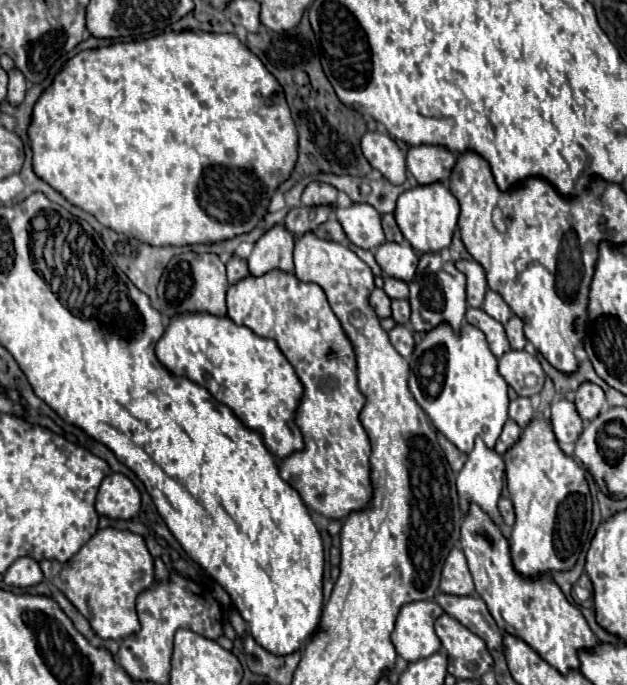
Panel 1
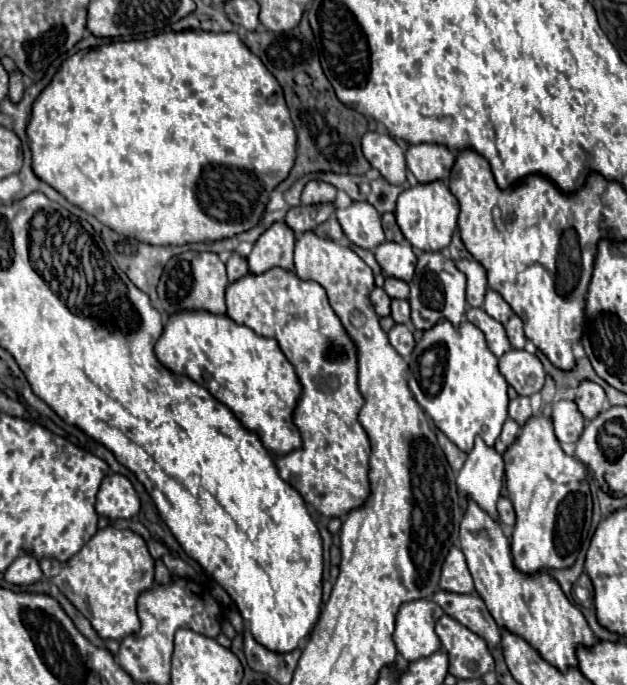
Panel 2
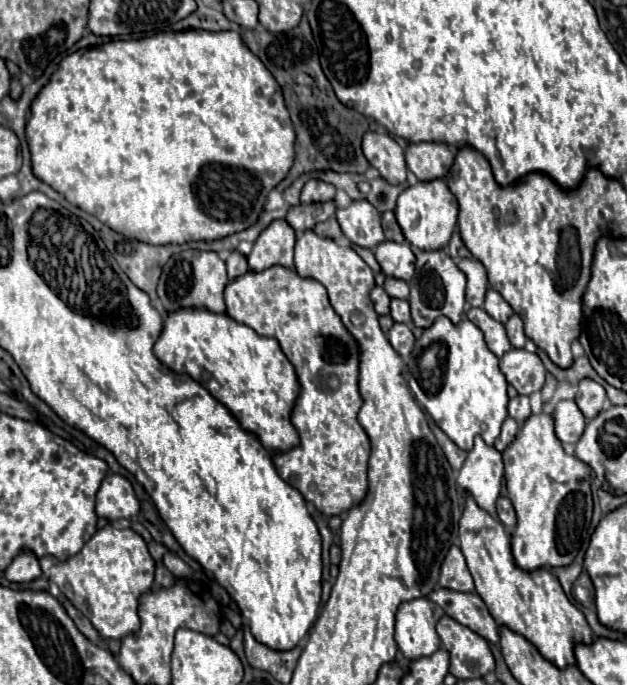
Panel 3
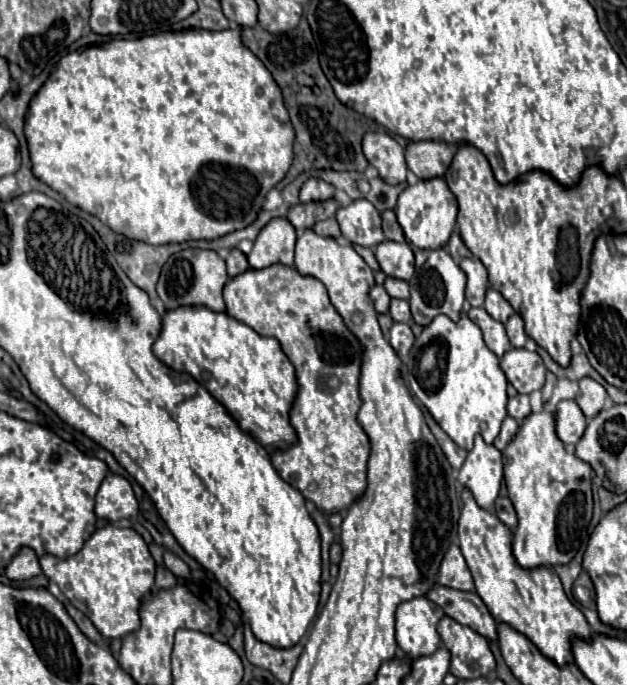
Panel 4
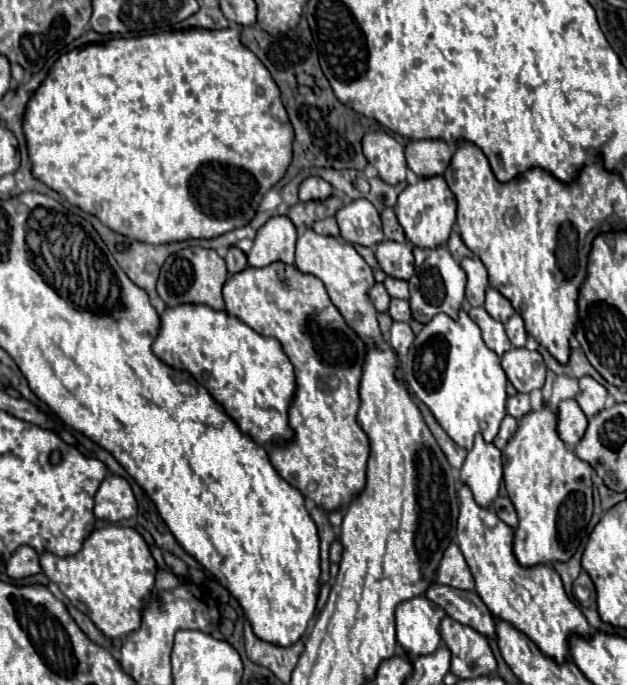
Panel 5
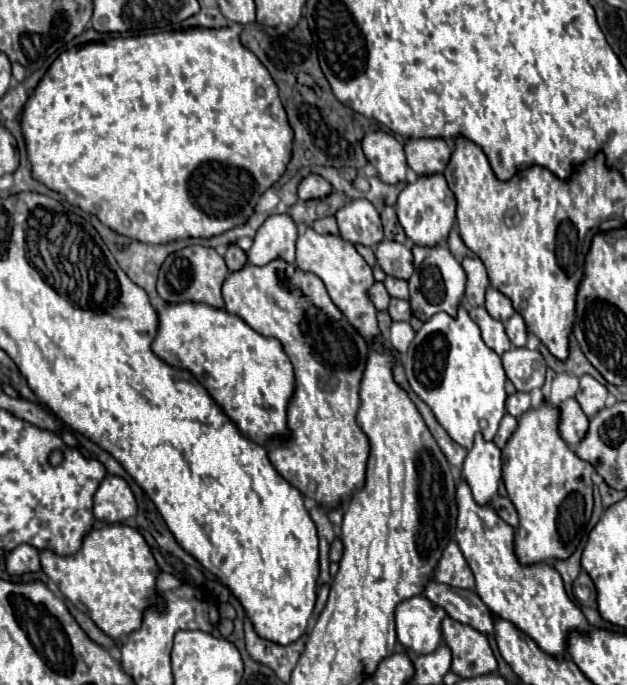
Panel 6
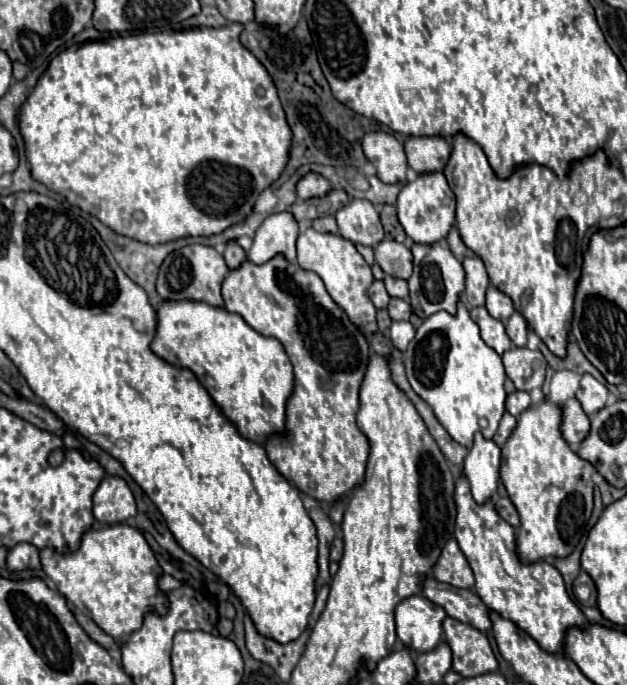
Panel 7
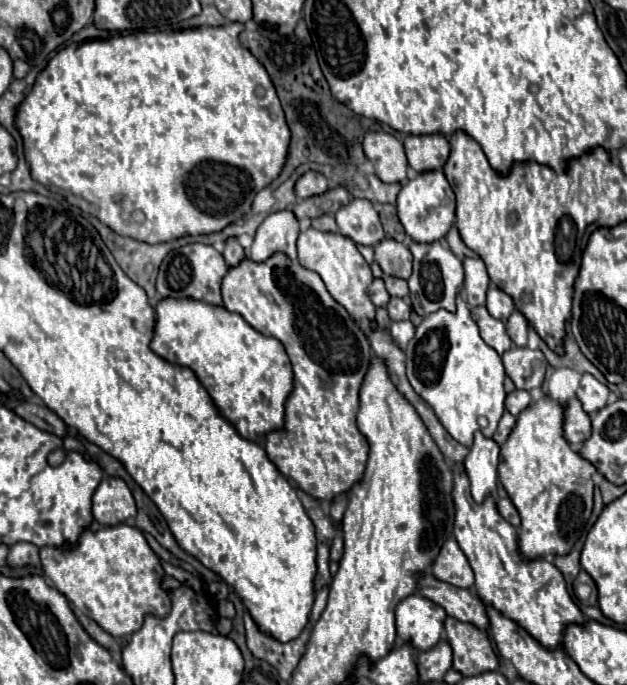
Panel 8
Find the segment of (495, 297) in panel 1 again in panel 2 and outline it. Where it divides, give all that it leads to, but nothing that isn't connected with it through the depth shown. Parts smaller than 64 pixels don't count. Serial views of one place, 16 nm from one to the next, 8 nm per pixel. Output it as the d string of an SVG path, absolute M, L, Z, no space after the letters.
M488 290L486 292L486 300L484 300L484 310L498 322L506 324L508 318L514 314L512 308L506 304L506 300L496 292L496 290Z

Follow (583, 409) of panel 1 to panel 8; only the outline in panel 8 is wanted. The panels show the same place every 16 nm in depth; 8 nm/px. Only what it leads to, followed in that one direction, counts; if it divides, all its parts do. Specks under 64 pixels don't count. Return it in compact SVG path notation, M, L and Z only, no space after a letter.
M582 374L580 388L576 390L576 396L580 398L580 402L584 404L584 410L588 414L594 414L600 408L604 408L608 394L610 394L610 390L608 390L606 384L598 382L592 374Z

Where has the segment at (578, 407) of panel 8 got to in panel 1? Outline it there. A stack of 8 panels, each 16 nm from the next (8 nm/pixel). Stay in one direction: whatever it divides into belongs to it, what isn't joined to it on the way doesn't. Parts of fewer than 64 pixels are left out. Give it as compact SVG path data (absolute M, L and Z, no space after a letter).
M558 400L552 404L550 422L556 440L562 444L576 442L584 428L584 420L580 420L580 414L576 412L576 404L570 400Z

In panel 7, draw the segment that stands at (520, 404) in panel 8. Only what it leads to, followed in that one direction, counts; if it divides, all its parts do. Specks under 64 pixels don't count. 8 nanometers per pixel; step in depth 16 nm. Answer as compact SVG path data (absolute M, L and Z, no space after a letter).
M516 390L516 392L508 394L508 398L506 398L506 410L512 416L520 416L528 406L530 406L530 394L528 392Z

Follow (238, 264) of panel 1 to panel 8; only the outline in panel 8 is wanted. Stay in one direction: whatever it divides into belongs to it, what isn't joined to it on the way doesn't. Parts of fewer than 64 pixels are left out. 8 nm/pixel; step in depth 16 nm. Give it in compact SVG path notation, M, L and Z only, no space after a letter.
M232 236L224 242L224 252L222 254L224 254L224 260L226 260L228 266L236 266L244 258L244 248L240 246L238 238Z

